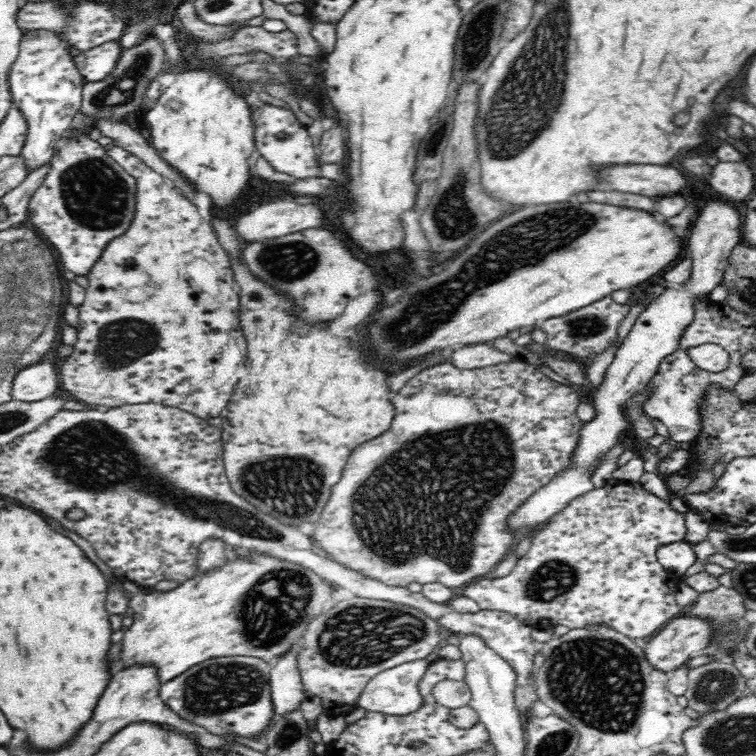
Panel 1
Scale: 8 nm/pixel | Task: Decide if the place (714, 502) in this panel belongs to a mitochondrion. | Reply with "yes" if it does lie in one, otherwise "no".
no

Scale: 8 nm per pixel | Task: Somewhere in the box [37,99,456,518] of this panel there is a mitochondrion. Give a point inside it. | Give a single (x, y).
(95, 195)

